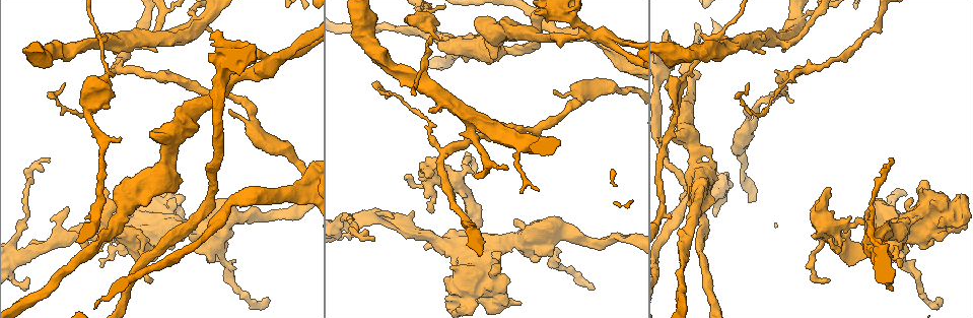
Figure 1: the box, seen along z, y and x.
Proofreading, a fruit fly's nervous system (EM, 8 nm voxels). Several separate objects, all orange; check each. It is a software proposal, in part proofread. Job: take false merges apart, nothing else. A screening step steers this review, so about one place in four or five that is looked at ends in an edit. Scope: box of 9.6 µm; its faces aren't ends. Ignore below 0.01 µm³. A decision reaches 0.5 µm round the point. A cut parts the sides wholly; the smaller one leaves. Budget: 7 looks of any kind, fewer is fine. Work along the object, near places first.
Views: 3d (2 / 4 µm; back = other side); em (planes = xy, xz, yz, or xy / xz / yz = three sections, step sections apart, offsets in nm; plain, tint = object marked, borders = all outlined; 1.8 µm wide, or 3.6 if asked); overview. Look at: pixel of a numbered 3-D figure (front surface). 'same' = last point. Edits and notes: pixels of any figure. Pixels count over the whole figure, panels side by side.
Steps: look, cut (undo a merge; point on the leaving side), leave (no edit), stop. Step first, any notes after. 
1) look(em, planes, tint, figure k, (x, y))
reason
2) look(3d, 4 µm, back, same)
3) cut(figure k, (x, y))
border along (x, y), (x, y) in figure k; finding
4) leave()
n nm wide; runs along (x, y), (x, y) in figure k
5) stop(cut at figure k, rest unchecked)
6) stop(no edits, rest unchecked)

look(em, 3.6 µm, xz, step 16, tint, figure 1, (263, 60))
branch point

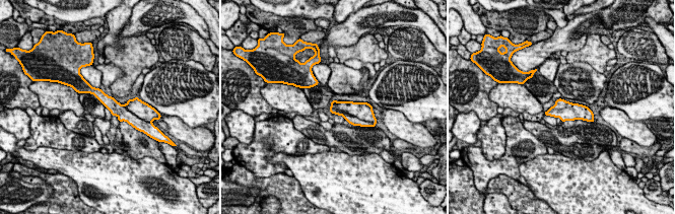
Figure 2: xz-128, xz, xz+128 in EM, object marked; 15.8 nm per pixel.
cut(figure 2, (353, 121))
a second cell is stuck on

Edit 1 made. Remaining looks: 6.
look(overview)

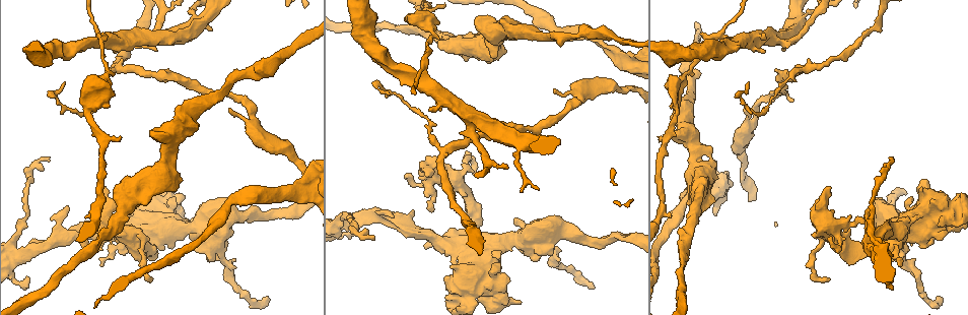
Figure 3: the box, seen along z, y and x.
look(3d, 4 µm, figure 3, (136, 195))
calibre changes

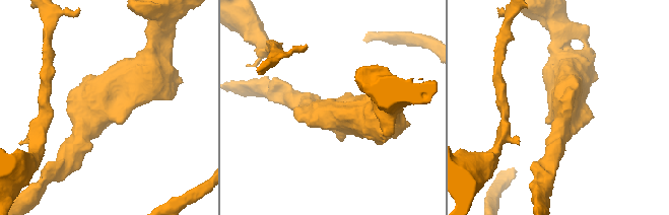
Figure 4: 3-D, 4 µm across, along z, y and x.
look(em, 3.6 µm, xy, step 4, tint, figure 4, (104, 107))
need the tissue

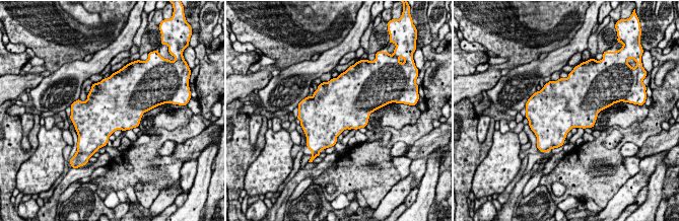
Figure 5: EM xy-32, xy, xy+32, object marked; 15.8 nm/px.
leave()
800 nm wide; one cell here

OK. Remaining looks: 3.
stop(cut at figure 2, rest unchecked)

